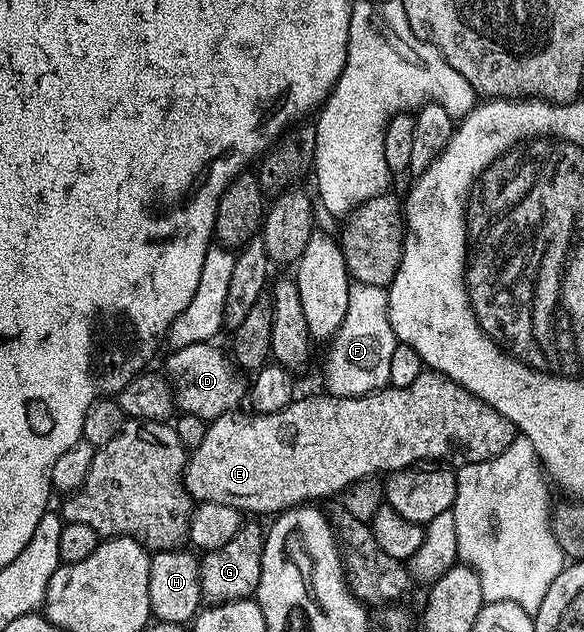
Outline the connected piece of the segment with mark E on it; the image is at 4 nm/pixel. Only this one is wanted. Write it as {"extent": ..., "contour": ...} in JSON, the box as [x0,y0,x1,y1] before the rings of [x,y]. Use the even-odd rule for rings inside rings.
{"extent":[186,369,519,516],"contour":[[[434,369],[421,370],[411,385],[382,387],[372,395],[339,397],[322,393],[309,395],[306,399],[294,398],[279,413],[241,414],[240,410],[229,411],[206,426],[203,445],[192,451],[187,459],[186,487],[194,500],[231,505],[242,513],[254,511],[257,515],[269,516],[290,507],[321,501],[317,499],[328,500],[351,485],[351,481],[377,477],[422,461],[440,461],[445,465],[487,461],[503,453],[519,435],[513,422],[503,413],[456,380],[449,379],[444,372]]]}

